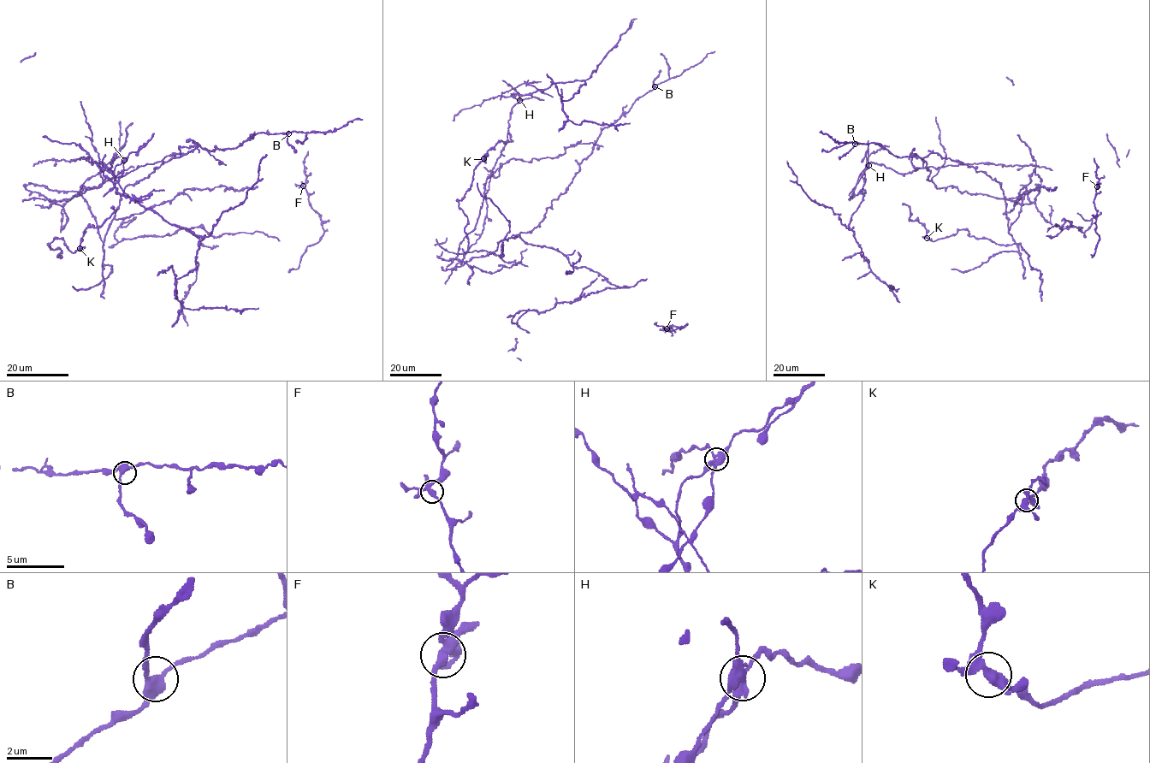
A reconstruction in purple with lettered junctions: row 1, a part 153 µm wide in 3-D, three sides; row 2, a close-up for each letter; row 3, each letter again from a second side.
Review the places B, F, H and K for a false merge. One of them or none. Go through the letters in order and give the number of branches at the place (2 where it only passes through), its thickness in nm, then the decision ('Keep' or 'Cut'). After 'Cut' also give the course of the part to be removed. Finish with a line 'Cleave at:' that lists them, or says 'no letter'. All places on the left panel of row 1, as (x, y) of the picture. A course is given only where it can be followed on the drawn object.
B: Branches: 3. Thickness 360 nm. Keep
F: Branches: 4. Thickness 320 nm. Keep
H: Branches: 4. Thickness 400 nm. Cut. Course of the part to remove: (124, 159), (121, 156), (113, 158), (110, 169), (84, 157), (69, 161), (49, 159), (32, 166)
K: Branches: 4. Thickness 360 nm. Keep
Cleave at: H

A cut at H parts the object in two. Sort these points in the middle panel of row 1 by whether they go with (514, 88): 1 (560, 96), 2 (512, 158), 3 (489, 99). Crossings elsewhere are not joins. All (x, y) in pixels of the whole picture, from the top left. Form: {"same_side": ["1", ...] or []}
{"same_side": []}

